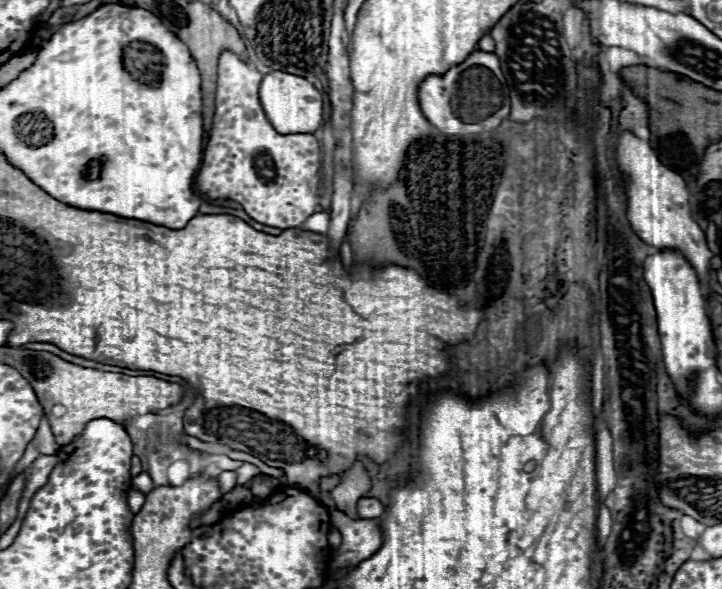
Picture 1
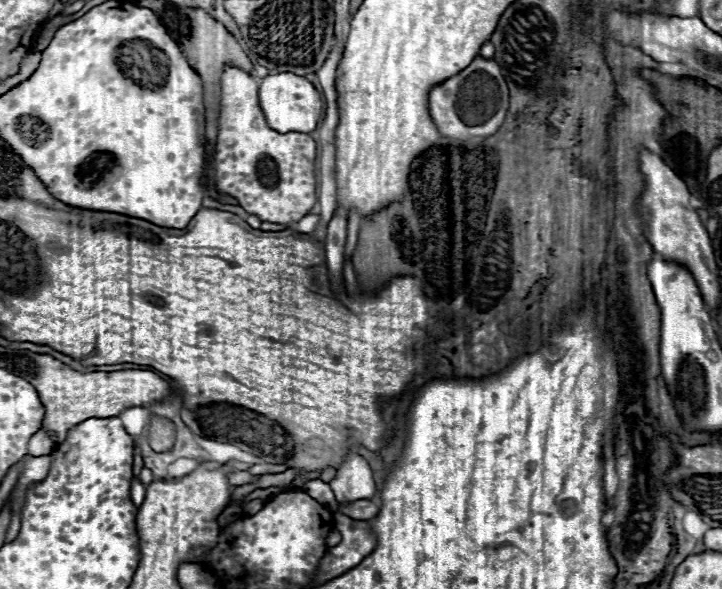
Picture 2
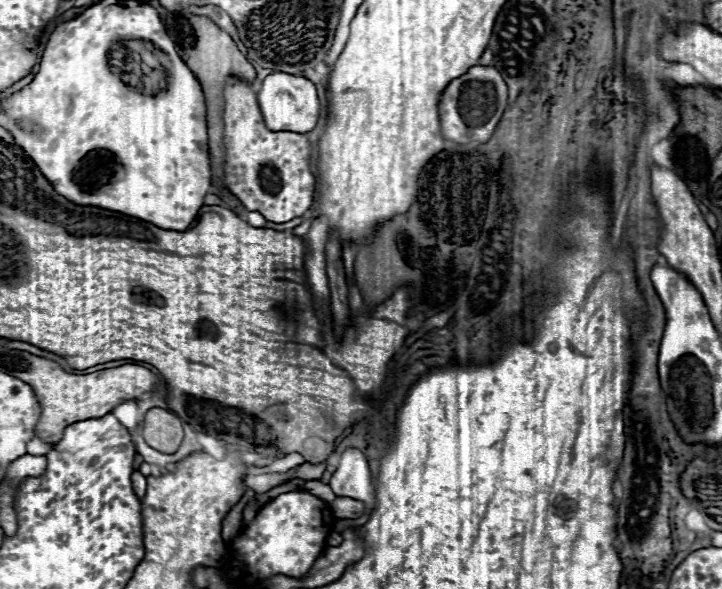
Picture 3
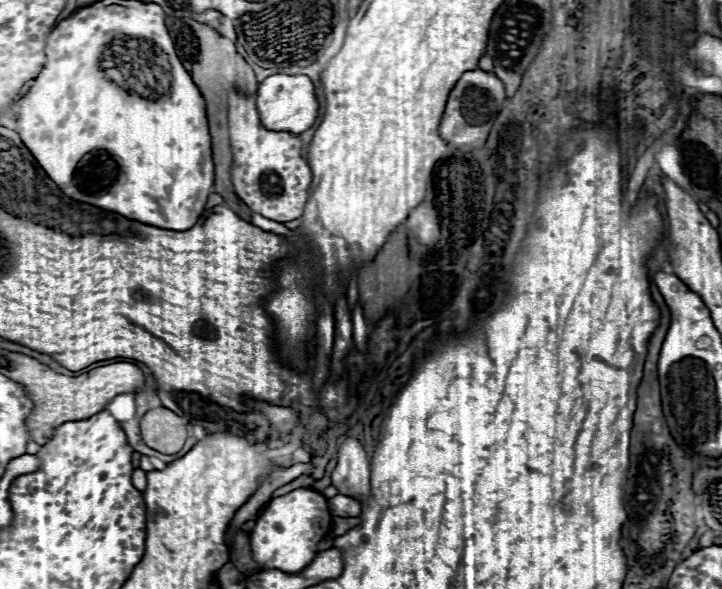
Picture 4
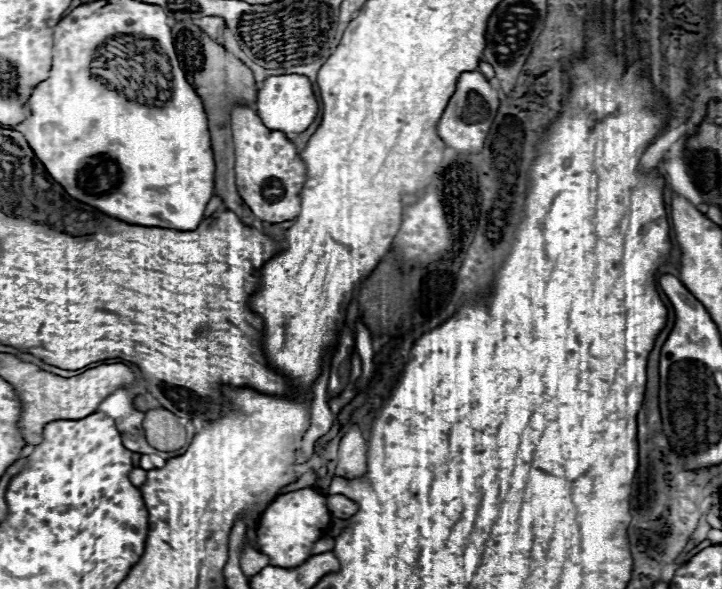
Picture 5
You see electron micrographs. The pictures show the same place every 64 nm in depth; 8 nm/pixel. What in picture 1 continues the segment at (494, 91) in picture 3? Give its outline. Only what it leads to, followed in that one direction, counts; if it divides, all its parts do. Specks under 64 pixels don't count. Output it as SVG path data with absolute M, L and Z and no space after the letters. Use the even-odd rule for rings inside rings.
M474 50L462 64L452 66L442 76L426 76L418 86L422 114L442 134L478 134L496 128L510 114L506 78L494 52Z

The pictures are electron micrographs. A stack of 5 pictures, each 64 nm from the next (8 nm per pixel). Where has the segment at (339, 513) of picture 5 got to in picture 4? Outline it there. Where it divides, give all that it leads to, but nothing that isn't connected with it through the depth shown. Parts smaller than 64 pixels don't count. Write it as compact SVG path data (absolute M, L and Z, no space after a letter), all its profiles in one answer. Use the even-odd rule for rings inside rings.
M334 496L328 500L330 504L330 510L334 516L340 516L340 518L356 518L360 512L362 512L362 504L350 496Z

